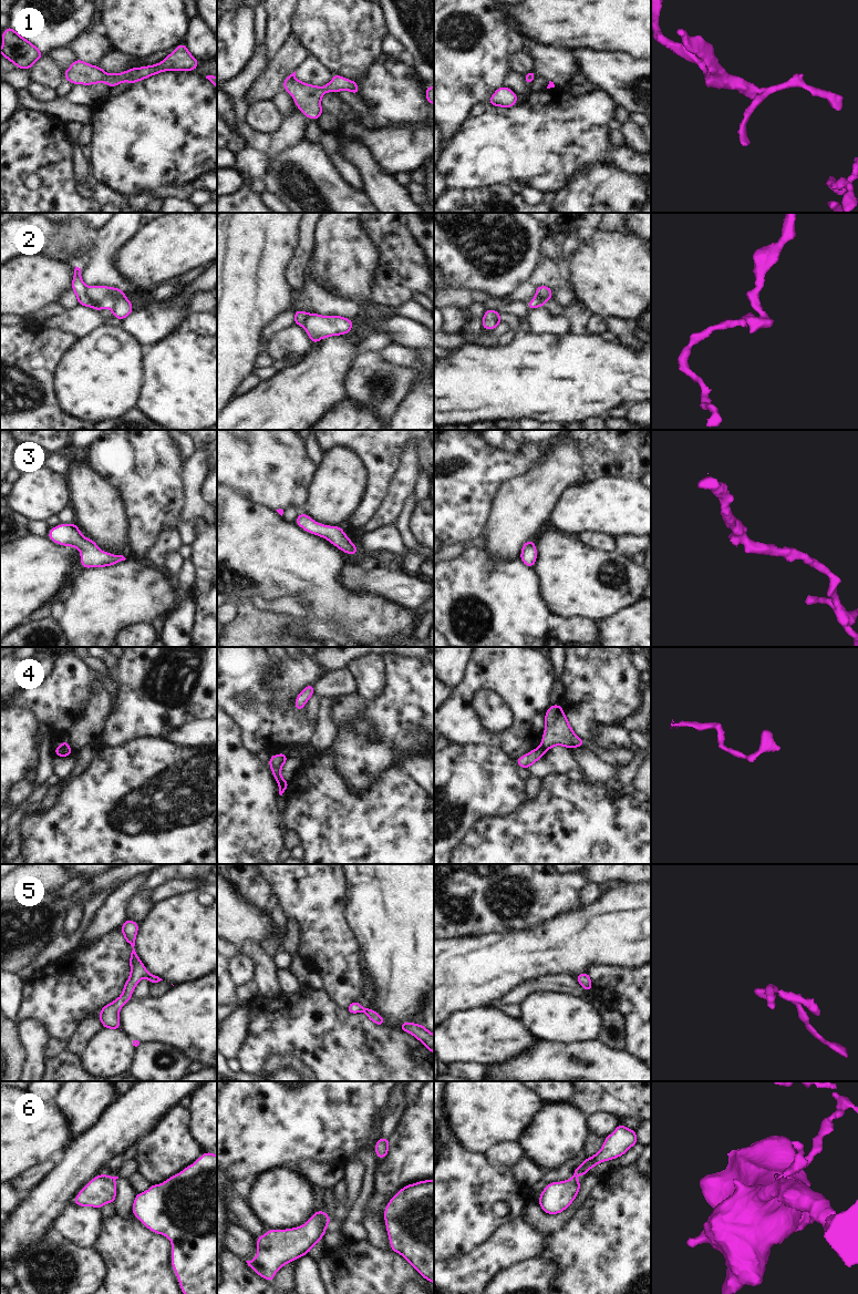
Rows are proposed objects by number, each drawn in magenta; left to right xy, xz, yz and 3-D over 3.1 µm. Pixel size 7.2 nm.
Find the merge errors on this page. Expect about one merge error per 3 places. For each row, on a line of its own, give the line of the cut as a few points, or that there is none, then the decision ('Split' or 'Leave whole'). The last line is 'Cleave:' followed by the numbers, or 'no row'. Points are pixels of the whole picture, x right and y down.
1: No split. Leave whole
2: Split along xy (85, 286), (85, 295), (94, 307). Split
3: No split. Leave whole
4: Split along yz (540, 745), (546, 750). Split
5: No split. Leave whole
6: Split along yz (571, 1178), (579, 1184). Split
Cleave: 2, 4, 6.

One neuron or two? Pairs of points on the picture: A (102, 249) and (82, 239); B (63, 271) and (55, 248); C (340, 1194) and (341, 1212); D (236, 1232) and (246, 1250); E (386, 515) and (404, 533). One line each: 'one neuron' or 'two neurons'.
A: two neurons
B: two neurons
C: one neuron
D: one neuron
E: two neurons

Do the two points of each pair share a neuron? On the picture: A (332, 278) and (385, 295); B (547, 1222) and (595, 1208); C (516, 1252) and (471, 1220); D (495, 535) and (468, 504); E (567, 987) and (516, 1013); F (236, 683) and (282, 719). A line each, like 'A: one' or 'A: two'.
A: two
B: two
C: two
D: two
E: two
F: one

